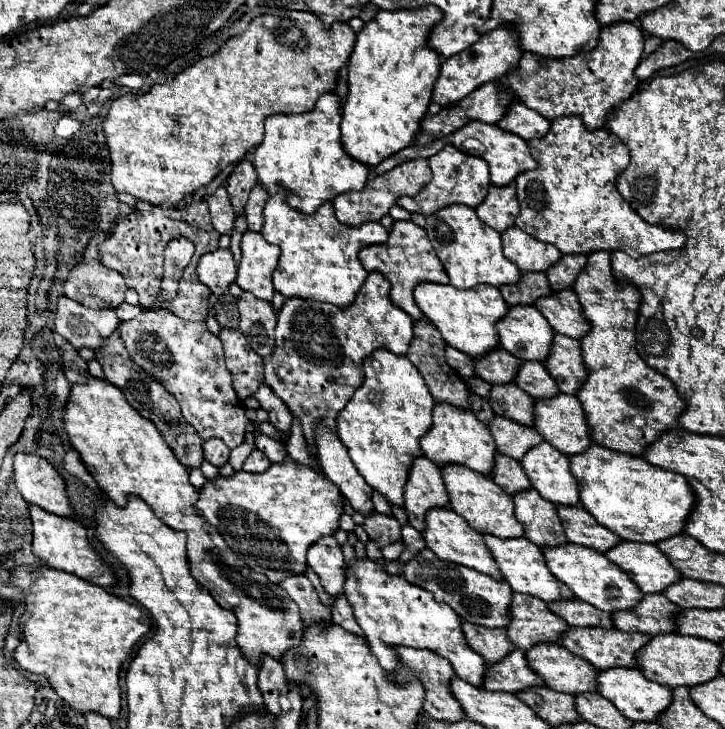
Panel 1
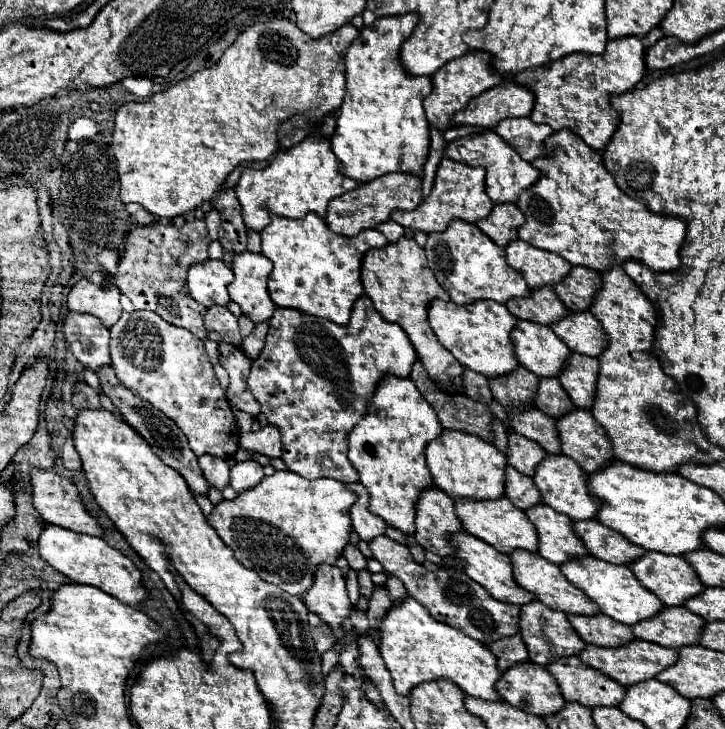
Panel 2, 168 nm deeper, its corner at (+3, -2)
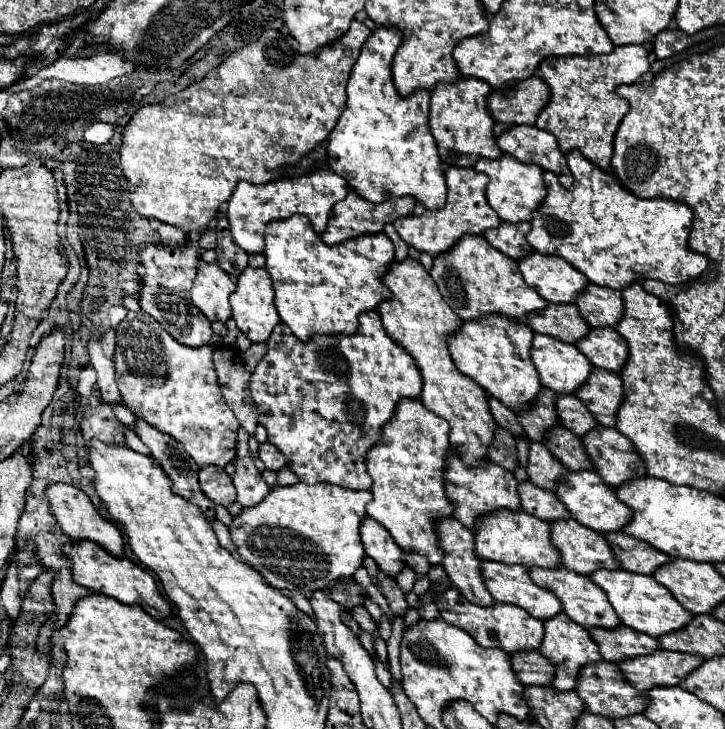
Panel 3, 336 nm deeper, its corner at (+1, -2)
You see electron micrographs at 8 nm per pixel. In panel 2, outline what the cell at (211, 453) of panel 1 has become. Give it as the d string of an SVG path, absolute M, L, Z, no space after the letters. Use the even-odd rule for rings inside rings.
M204 454L198 458L198 462L200 462L200 468L204 472L204 478L208 480L208 486L224 490L230 484L230 476L228 476L230 468L228 468L226 460Z

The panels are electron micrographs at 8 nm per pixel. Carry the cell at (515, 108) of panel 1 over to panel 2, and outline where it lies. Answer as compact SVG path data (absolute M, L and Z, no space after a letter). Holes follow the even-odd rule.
M506 118L494 128L494 132L504 142L508 142L526 162L548 154L544 140L552 134L552 128L546 124L534 124L530 118Z

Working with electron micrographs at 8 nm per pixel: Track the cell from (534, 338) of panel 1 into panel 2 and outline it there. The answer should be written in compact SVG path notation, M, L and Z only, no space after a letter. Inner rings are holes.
M520 320L512 332L520 364L538 378L556 378L572 350L552 332L550 326Z

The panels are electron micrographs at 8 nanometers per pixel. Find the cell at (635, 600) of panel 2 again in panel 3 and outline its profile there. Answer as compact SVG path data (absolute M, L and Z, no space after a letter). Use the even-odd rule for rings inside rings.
M602 568L602 570L596 570L594 574L590 574L590 580L608 594L608 600L610 600L614 612L618 614L620 622L624 626L630 626L630 628L642 632L642 634L658 638L662 634L668 634L672 630L686 626L688 620L692 618L692 614L688 610L684 610L676 602L676 598L662 584L658 584L652 576L626 572L622 568L618 568L618 570Z

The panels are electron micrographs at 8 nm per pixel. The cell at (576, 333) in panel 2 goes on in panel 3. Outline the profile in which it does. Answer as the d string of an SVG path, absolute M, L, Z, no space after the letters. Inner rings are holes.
M590 328L588 334L576 342L576 348L598 368L618 372L626 360L626 342L618 338L614 328Z

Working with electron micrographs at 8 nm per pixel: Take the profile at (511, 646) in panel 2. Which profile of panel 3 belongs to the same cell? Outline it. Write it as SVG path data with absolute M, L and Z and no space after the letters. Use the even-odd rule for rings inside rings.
M520 650L510 654L510 664L516 678L522 684L550 684L554 678L554 666L538 650Z

